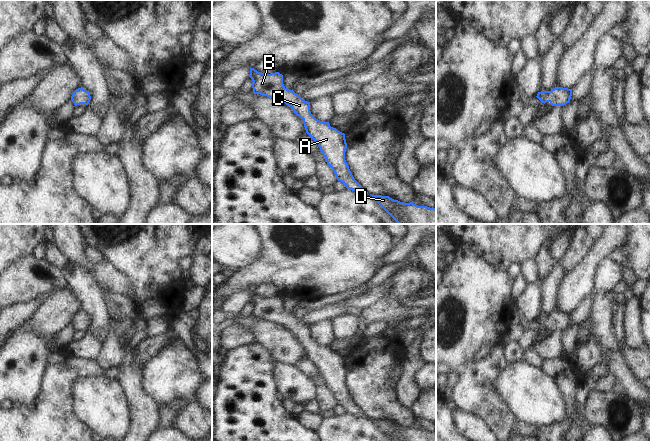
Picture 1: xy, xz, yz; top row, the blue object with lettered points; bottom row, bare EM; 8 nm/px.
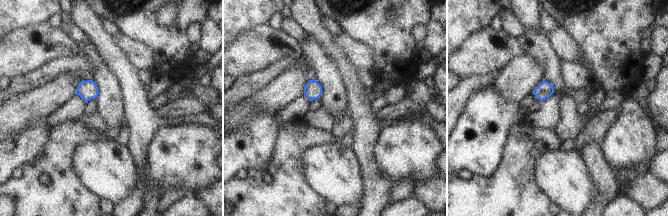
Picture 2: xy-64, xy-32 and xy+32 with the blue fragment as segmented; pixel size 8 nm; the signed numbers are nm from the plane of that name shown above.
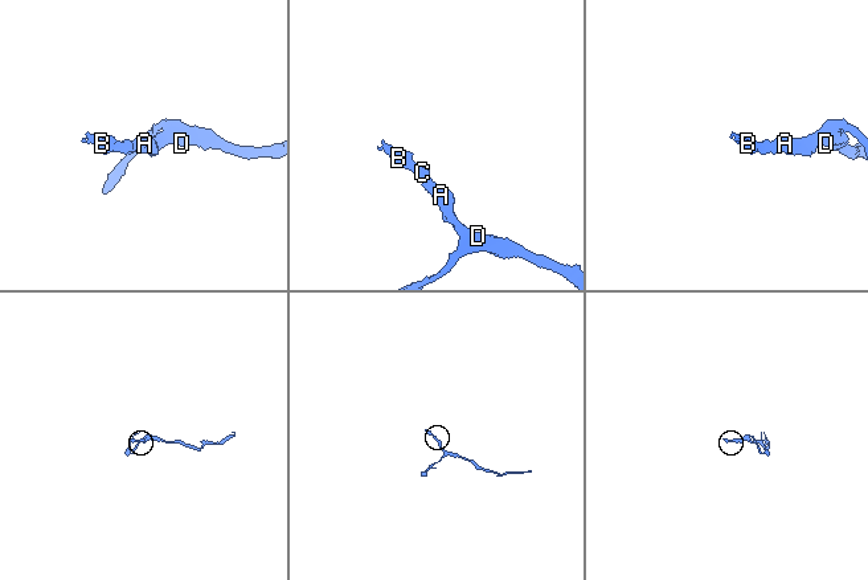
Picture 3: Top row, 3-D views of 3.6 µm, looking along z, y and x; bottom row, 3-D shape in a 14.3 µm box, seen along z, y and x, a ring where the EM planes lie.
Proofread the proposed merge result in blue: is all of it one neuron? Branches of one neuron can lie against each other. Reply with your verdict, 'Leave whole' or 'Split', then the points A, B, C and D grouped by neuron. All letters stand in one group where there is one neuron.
Leave whole. Groups: A B C D.

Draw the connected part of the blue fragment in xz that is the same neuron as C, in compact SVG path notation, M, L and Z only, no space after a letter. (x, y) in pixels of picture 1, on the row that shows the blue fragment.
M250 68L254 94L260 94L279 101L292 108L294 113L303 120L306 133L318 144L325 161L332 168L338 181L347 189L368 192L354 179L345 160L347 143L345 134L330 126L329 122L316 119L310 111L310 102L303 100L293 90L283 84L283 75L279 72L264 74Z

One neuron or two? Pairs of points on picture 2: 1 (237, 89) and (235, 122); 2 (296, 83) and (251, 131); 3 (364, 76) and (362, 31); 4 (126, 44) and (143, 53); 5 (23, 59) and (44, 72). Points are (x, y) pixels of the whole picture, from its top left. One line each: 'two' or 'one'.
1: two
2: two
3: two
4: one
5: two

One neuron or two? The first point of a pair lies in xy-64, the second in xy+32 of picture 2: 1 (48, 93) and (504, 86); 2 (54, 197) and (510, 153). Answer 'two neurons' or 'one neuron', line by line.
1: one neuron
2: one neuron

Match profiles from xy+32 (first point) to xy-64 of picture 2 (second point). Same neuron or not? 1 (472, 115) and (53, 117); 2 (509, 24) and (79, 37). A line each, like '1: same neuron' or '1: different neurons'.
1: different neurons
2: same neuron

